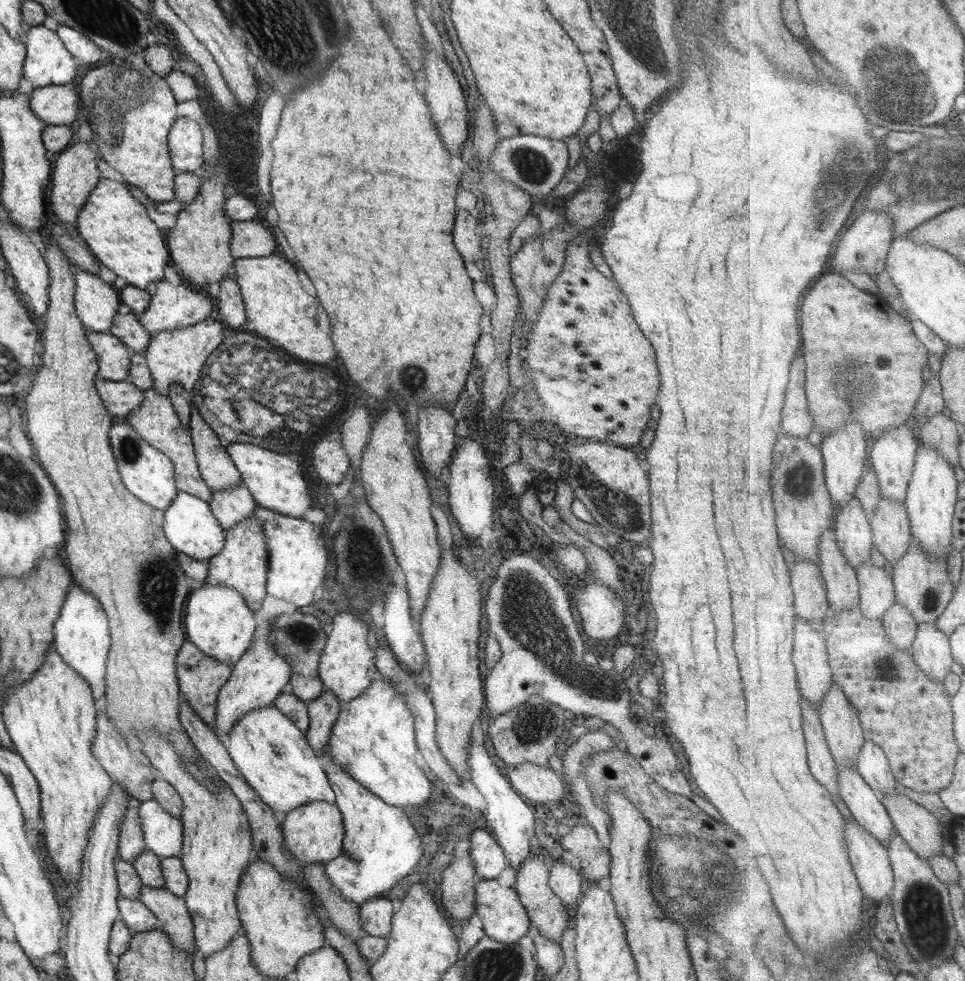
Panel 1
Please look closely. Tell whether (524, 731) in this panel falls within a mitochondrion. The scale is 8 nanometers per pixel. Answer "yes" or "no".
yes

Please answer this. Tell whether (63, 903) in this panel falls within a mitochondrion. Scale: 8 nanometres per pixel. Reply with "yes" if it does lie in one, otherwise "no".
no

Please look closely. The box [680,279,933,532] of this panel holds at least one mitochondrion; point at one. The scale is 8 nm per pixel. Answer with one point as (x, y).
(795, 481)

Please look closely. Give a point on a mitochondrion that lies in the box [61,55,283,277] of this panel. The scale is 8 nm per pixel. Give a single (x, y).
(122, 97)

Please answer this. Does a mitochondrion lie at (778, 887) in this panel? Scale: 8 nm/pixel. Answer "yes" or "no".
no

